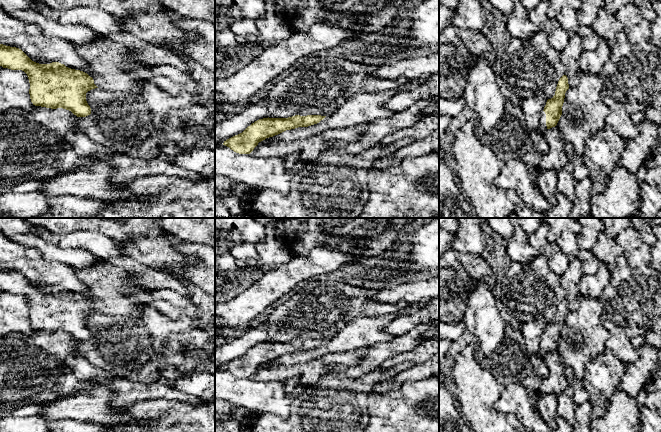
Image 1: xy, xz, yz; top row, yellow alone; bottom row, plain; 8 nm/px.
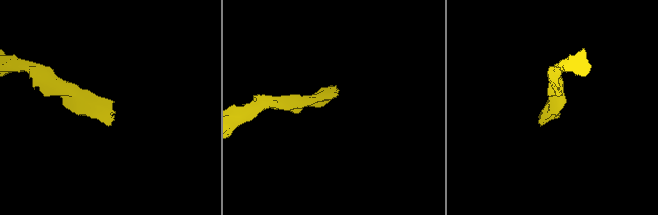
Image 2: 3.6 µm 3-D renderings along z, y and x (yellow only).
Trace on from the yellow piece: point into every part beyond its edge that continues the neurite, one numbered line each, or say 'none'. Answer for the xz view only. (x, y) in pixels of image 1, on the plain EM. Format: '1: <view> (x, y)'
none

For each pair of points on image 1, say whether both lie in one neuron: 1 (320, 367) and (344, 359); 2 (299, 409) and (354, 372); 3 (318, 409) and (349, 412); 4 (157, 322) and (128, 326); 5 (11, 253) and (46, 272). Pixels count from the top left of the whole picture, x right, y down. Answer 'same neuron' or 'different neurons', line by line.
1: same neuron
2: different neurons
3: same neuron
4: same neuron
5: same neuron

